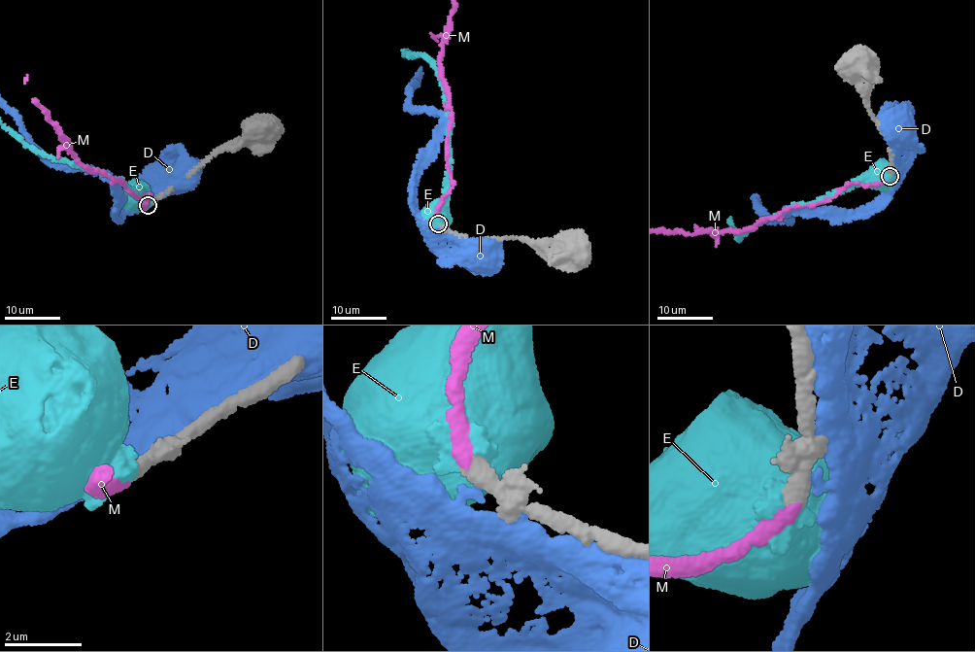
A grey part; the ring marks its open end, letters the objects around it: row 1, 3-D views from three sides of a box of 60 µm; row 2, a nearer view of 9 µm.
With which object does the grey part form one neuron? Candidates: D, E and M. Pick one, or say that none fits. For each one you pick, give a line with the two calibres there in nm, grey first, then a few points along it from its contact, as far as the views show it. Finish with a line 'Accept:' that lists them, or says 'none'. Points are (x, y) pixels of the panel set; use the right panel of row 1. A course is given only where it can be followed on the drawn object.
M: 440/400 nm
Accept: M

